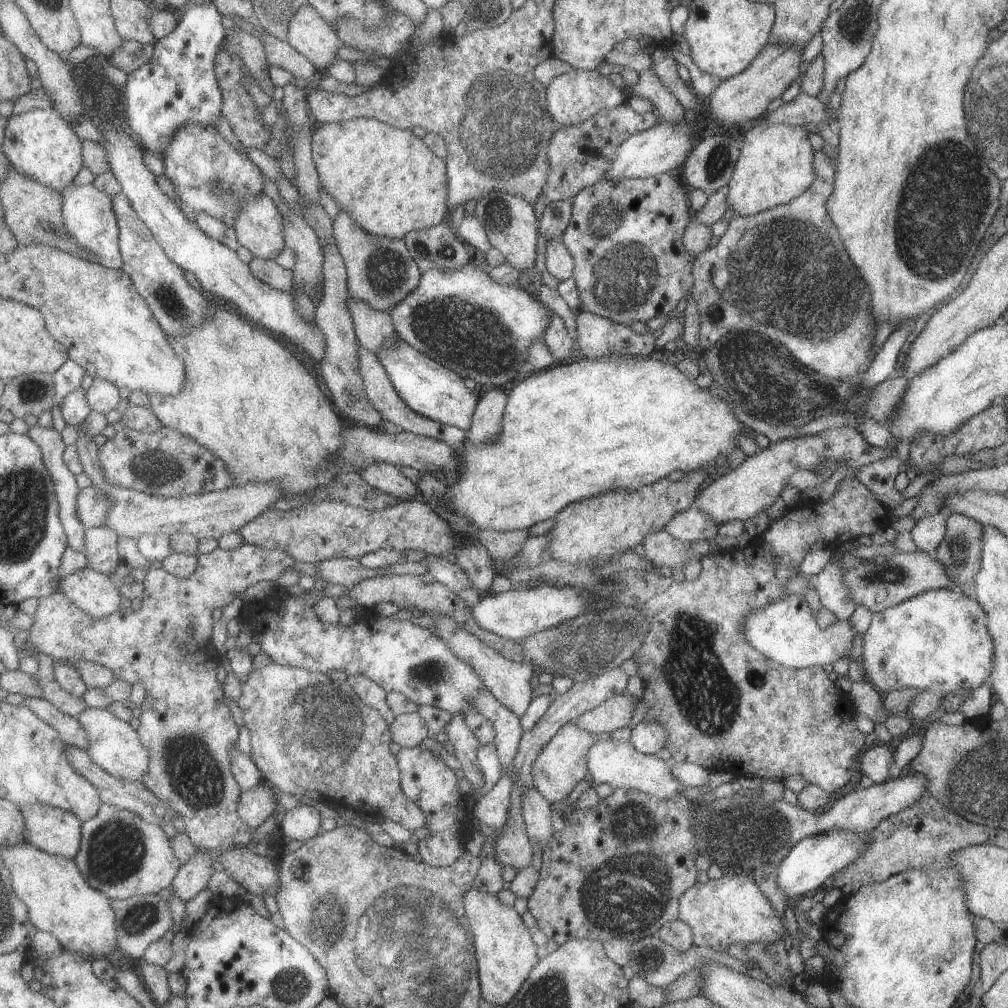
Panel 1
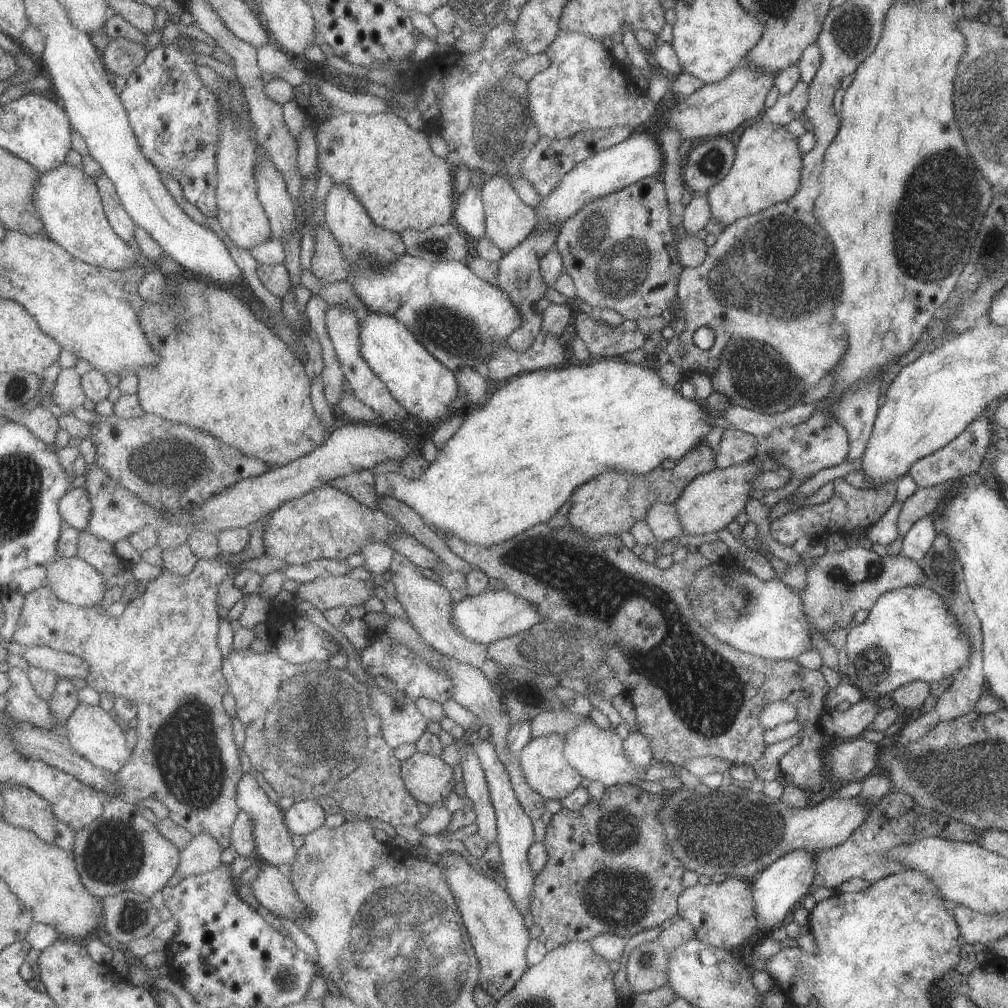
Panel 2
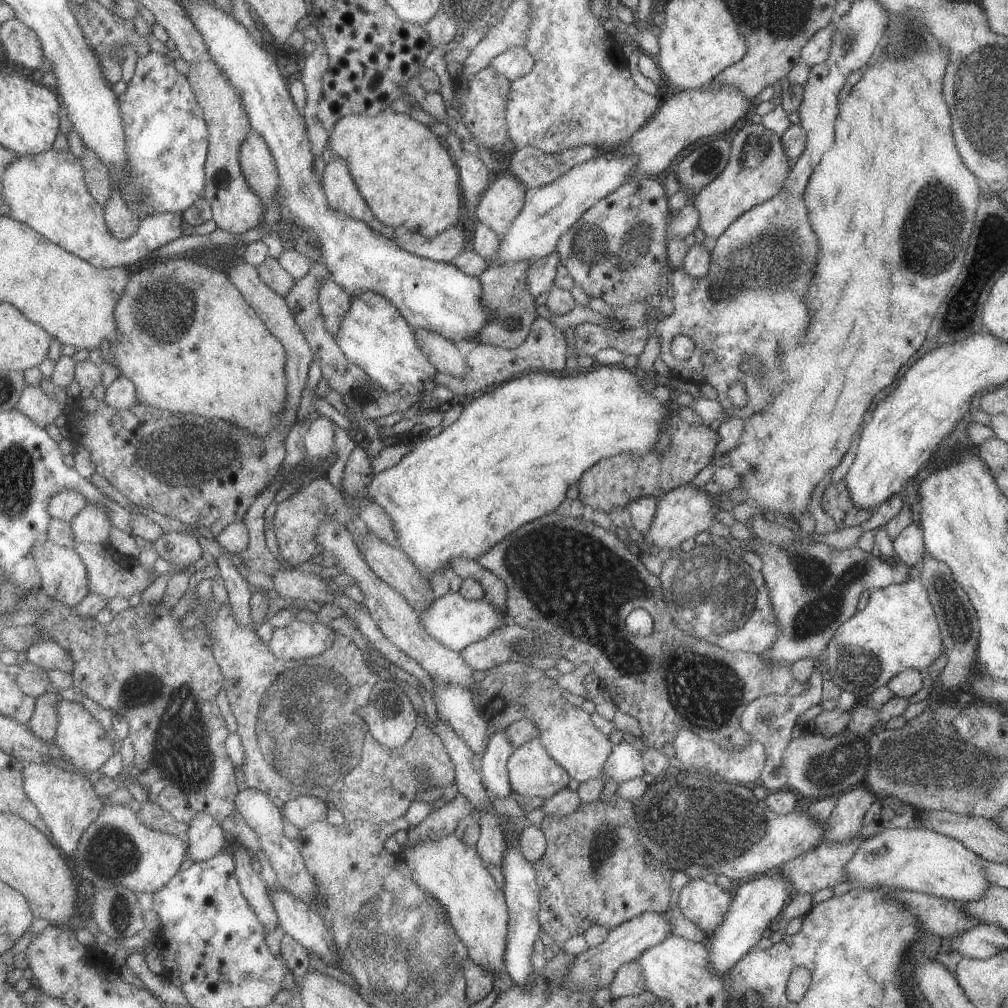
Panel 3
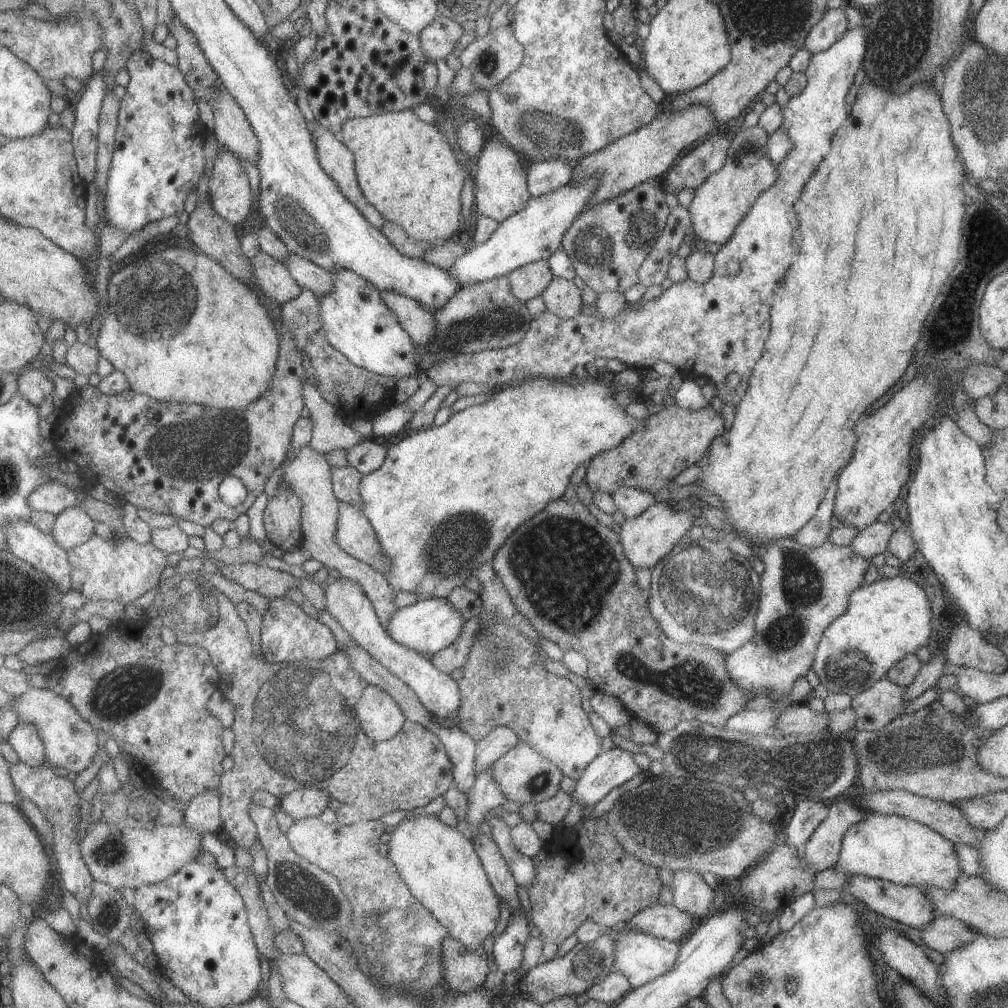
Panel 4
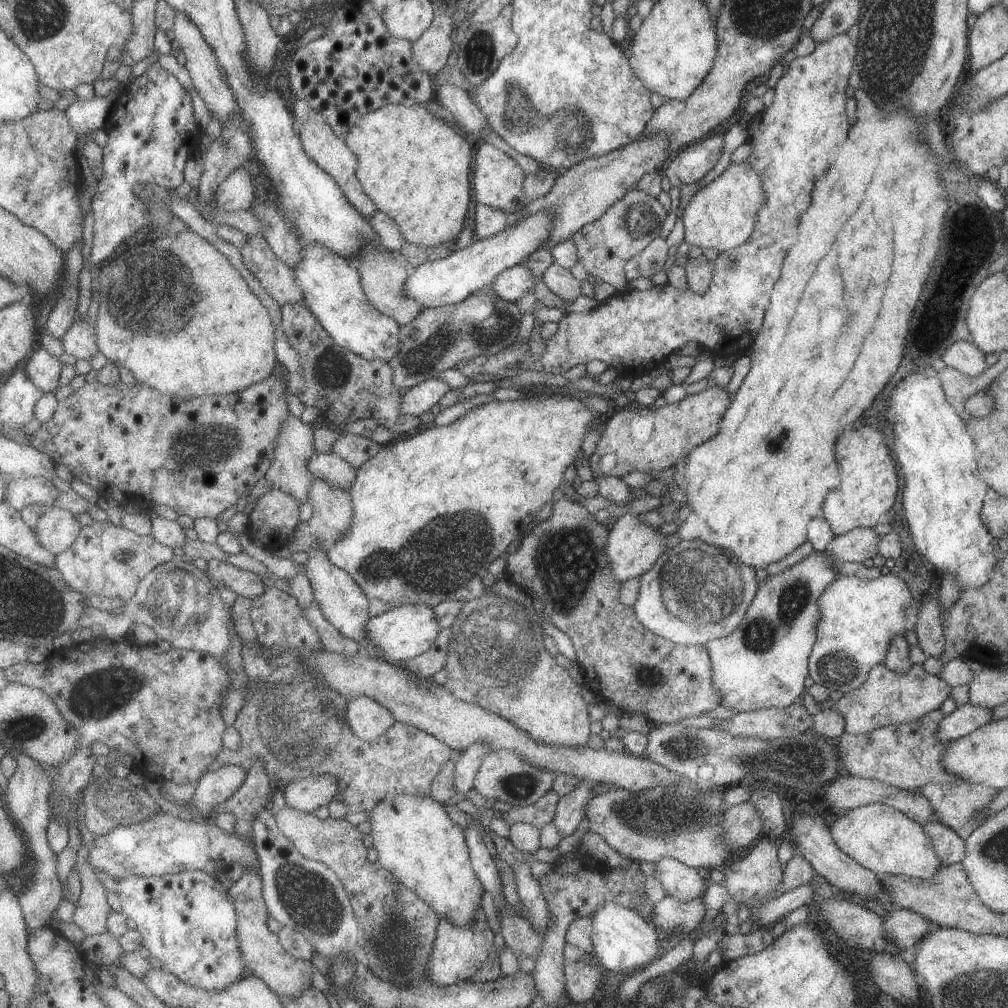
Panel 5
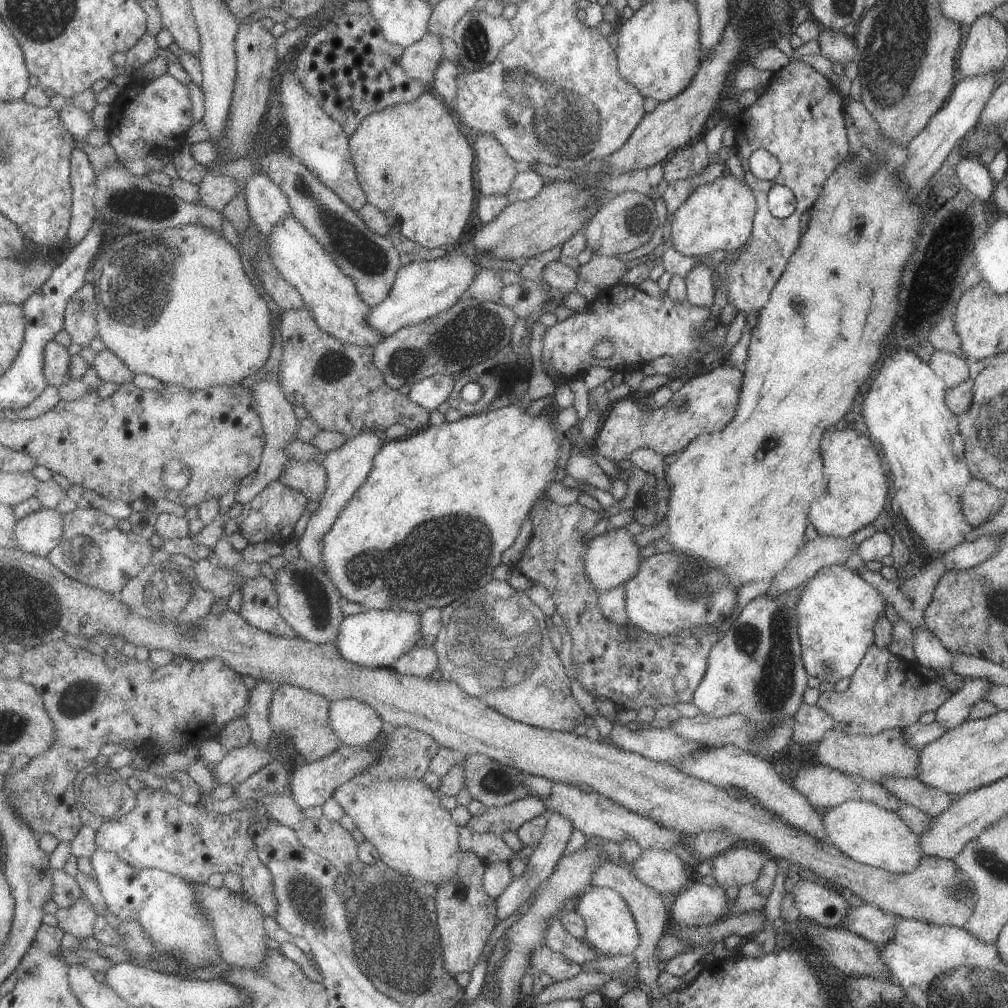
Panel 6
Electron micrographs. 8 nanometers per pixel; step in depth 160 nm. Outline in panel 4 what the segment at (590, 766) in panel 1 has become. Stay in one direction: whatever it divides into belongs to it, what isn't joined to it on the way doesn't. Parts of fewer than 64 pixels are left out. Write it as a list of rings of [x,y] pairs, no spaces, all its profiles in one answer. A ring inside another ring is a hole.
[[[482,612],[483,618],[483,628],[481,633],[477,637],[475,644],[471,648],[469,653],[469,660],[465,664],[463,671],[465,673],[464,678],[460,679],[457,683],[459,684],[461,690],[461,707],[459,710],[459,724],[458,726],[467,732],[476,741],[480,738],[484,738],[494,727],[498,725],[504,725],[505,727],[511,728],[520,737],[523,743],[529,744],[538,751],[542,756],[545,756],[553,762],[566,776],[574,778],[574,780],[579,780],[579,778],[584,774],[585,768],[598,756],[600,753],[604,752],[602,748],[602,737],[600,737],[594,731],[592,724],[590,723],[588,713],[582,708],[583,699],[580,697],[580,690],[567,678],[559,677],[548,672],[548,669],[544,667],[543,663],[539,658],[539,653],[537,653],[536,646],[531,642],[528,637],[525,637],[518,629],[514,627],[509,627],[501,621],[498,621],[492,614],[488,612]]]

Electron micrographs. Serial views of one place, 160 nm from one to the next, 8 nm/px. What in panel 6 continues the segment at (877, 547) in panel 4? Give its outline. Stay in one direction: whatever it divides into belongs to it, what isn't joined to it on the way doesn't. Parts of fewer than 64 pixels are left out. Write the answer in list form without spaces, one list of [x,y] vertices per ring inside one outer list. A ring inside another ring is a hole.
[[[820,535],[814,540],[809,540],[805,546],[802,545],[801,553],[794,555],[788,561],[788,564],[776,574],[766,594],[775,597],[783,592],[792,590],[792,588],[802,588],[821,568],[844,565],[844,562],[846,562],[852,554],[857,553],[858,547],[859,546],[852,541],[852,536],[844,538]]]

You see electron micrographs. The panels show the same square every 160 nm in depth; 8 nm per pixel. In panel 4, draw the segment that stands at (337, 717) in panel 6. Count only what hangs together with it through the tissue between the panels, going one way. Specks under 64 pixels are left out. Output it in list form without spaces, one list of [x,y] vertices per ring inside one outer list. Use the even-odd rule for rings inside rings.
[[[376,685],[363,690],[354,708],[363,731],[376,742],[394,738],[407,721],[393,696]]]

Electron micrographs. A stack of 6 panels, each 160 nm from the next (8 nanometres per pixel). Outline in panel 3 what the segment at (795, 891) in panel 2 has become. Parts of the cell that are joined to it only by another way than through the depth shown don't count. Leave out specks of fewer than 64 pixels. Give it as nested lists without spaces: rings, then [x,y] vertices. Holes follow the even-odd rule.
[[[778,870],[735,885],[731,907],[715,931],[708,935],[706,942],[711,971],[724,975],[738,960],[756,947],[756,943],[762,938],[764,931],[772,922],[779,920],[785,906],[794,898],[791,894],[792,887],[792,883],[789,883],[784,875],[778,873]]]

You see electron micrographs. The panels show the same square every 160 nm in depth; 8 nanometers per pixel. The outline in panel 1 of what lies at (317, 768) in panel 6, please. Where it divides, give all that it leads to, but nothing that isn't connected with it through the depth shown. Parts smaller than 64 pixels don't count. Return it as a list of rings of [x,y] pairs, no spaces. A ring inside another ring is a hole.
[[[300,805],[284,812],[280,826],[287,841],[306,841],[322,832],[322,818],[316,805]]]

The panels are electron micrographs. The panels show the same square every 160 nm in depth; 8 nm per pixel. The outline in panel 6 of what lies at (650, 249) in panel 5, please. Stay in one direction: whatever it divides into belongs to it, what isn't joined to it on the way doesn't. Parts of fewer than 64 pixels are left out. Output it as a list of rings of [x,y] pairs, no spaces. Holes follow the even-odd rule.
[[[594,254],[591,261],[582,265],[577,273],[578,278],[582,277],[594,286],[603,286],[605,290],[610,290],[620,284],[620,279],[629,269],[631,268],[617,257]]]

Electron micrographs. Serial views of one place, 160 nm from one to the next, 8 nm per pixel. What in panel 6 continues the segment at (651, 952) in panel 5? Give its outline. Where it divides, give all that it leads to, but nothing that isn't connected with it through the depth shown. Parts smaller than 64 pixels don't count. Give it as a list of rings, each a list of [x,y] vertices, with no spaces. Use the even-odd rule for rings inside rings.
[[[591,886],[587,896],[579,900],[576,912],[585,920],[585,942],[600,954],[612,957],[633,954],[641,941],[632,911],[620,892],[614,889]]]

